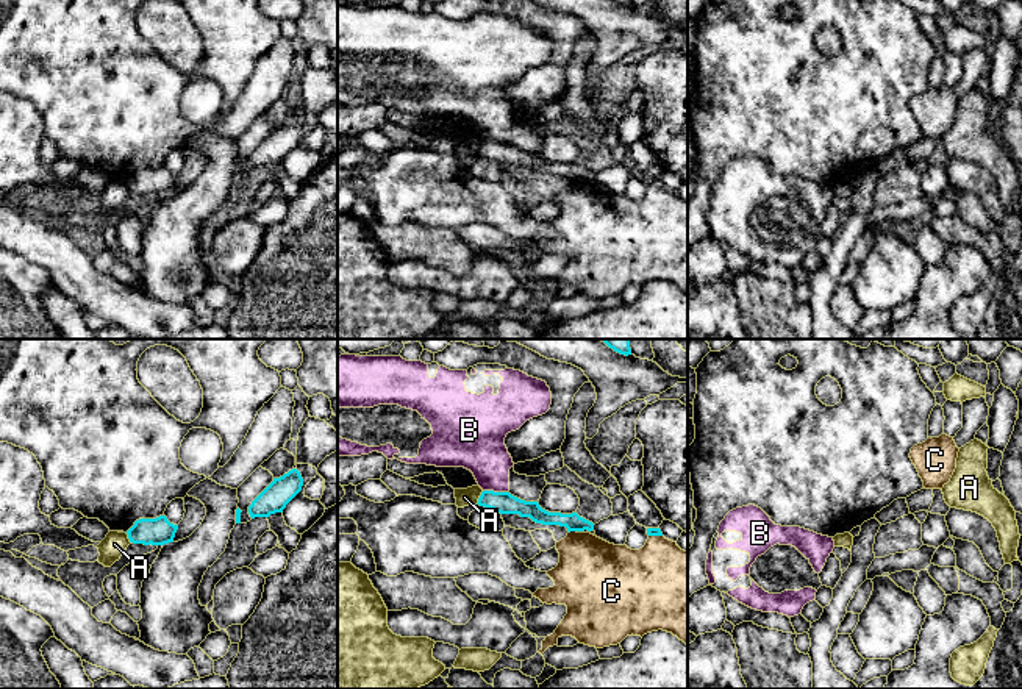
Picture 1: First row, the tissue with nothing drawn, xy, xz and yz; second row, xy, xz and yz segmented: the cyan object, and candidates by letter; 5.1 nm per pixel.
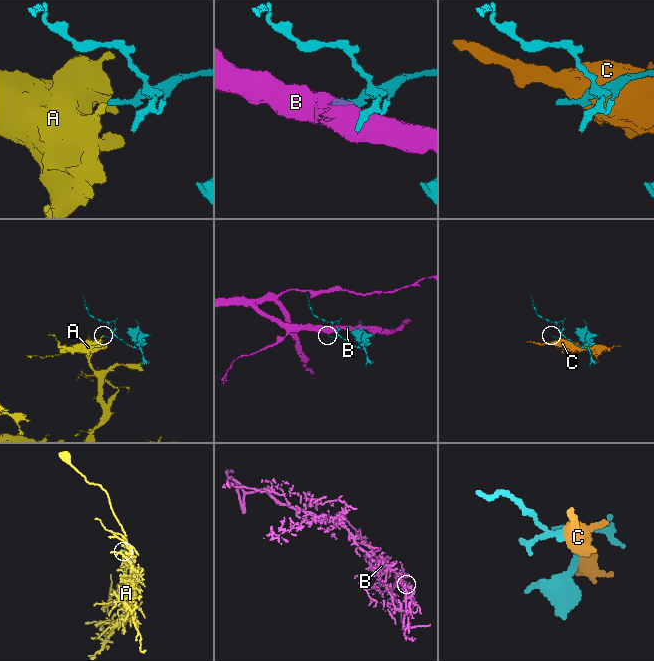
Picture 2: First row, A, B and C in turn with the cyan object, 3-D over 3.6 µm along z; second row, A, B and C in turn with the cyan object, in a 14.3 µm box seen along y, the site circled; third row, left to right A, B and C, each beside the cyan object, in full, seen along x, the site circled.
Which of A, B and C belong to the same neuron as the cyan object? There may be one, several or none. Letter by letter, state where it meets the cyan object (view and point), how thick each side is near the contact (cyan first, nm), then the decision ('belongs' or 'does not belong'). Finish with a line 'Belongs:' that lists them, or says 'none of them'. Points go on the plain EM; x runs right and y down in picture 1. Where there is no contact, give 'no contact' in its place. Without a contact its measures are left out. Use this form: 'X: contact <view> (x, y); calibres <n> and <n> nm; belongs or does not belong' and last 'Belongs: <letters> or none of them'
A: contact xz (480, 147); calibres 110 and 90 nm; does not belong
B: contact xz (496, 142); calibres 110 and 260 nm; does not belong
C: contact xz (572, 180); calibres 90 and 360 nm; does not belong
Belongs: none of them

